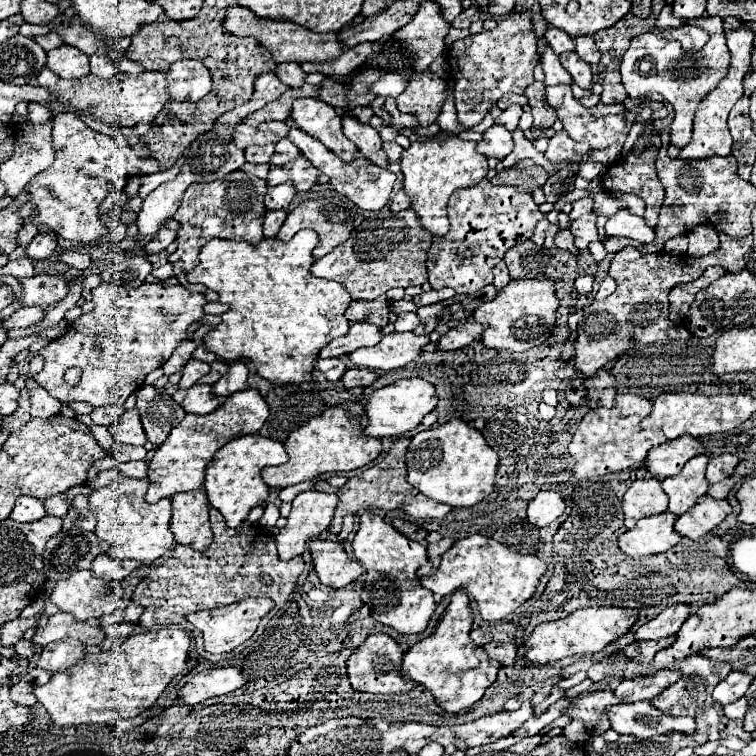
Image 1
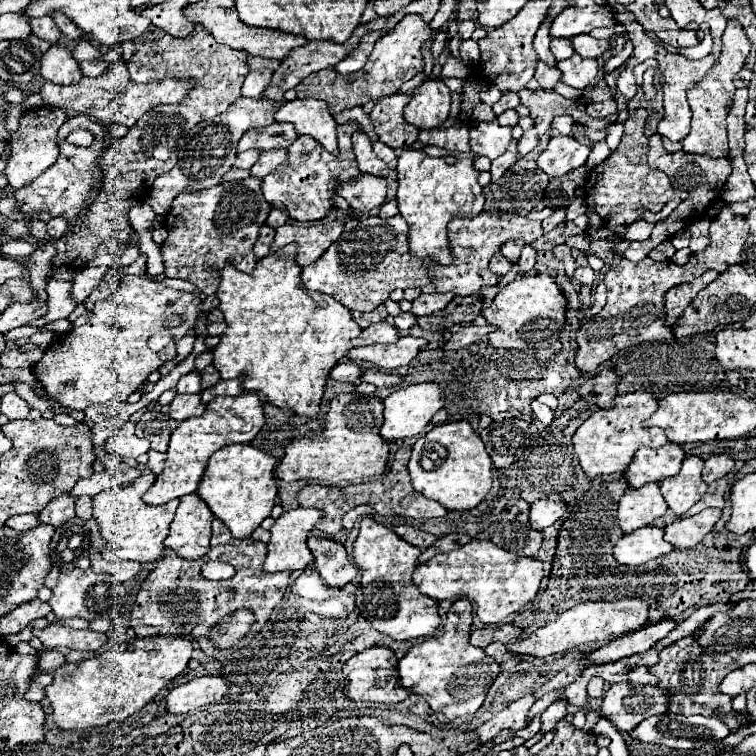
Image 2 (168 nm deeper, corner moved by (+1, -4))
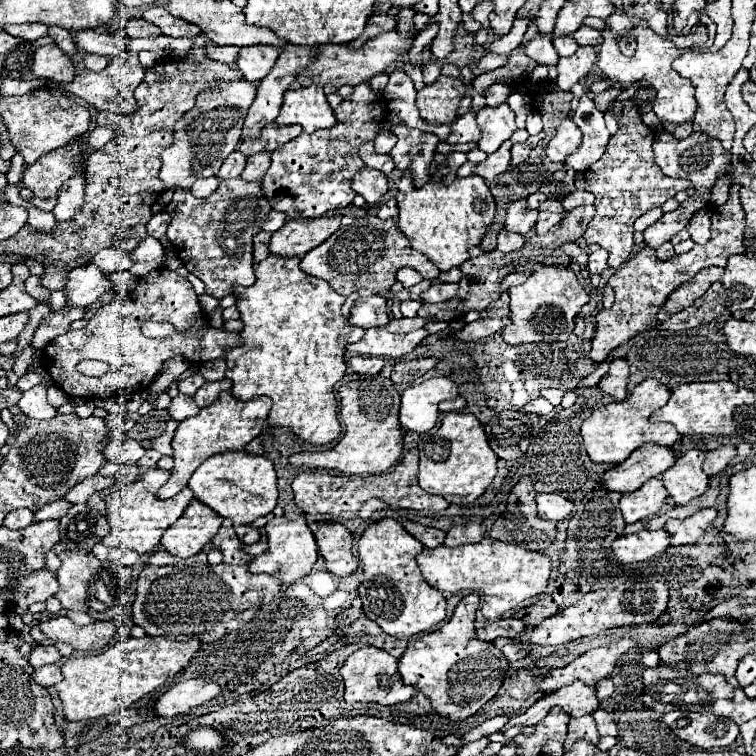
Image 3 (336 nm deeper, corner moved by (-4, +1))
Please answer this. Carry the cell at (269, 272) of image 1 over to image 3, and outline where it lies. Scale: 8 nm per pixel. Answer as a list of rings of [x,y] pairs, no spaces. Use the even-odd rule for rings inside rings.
[[[269,254],[263,262],[257,264],[257,280],[253,286],[249,288],[241,288],[241,286],[233,286],[233,296],[237,298],[235,306],[239,308],[239,314],[241,314],[241,320],[243,320],[243,330],[239,332],[243,344],[241,346],[235,346],[235,348],[229,348],[225,350],[225,362],[227,362],[227,378],[233,380],[233,396],[239,398],[239,400],[251,400],[255,396],[269,396],[273,400],[273,408],[271,408],[271,424],[273,426],[289,426],[301,440],[309,442],[309,444],[317,444],[317,446],[325,446],[333,440],[339,438],[339,432],[341,432],[341,426],[339,426],[339,420],[337,420],[337,404],[335,404],[335,394],[333,394],[333,386],[335,382],[339,382],[343,376],[345,376],[345,370],[347,370],[347,364],[345,364],[345,348],[347,344],[351,342],[359,342],[365,334],[363,328],[357,328],[353,324],[349,324],[349,320],[343,316],[341,308],[343,308],[343,302],[345,298],[339,296],[325,280],[319,280],[319,278],[313,278],[309,274],[305,274],[301,270],[301,260],[299,258],[289,258],[289,256],[275,256],[275,254]]]

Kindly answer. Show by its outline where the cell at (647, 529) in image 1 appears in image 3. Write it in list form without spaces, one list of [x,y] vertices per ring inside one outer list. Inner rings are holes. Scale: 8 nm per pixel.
[[[641,530],[637,534],[625,534],[613,540],[611,544],[615,558],[621,564],[643,562],[669,548],[669,534],[661,530]]]

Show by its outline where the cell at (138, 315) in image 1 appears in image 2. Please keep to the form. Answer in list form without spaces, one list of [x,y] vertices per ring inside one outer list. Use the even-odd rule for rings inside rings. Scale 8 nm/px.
[[[128,275],[122,279],[120,291],[110,299],[98,301],[88,323],[74,327],[62,341],[56,339],[32,371],[50,397],[72,409],[86,409],[88,405],[106,403],[110,399],[126,401],[130,393],[138,391],[142,383],[146,383],[152,371],[158,371],[176,355],[174,343],[160,353],[154,353],[148,347],[148,339],[160,331],[164,321],[172,315],[182,317],[174,335],[184,337],[200,315],[200,299],[192,293],[154,283],[152,277]]]

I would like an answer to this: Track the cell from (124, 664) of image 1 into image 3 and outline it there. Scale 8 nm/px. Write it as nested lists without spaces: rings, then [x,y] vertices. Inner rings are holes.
[[[143,636],[143,638],[125,638],[121,642],[117,642],[115,646],[111,646],[107,652],[101,652],[97,656],[77,656],[77,658],[69,658],[63,666],[63,680],[55,686],[61,702],[63,702],[63,714],[69,722],[79,722],[79,720],[89,720],[89,718],[99,718],[99,716],[107,716],[107,714],[115,714],[121,708],[127,708],[131,704],[135,704],[139,698],[143,698],[145,694],[157,690],[159,686],[163,686],[167,682],[167,678],[183,672],[189,664],[189,660],[193,658],[193,654],[199,648],[199,640],[189,640],[189,642],[177,642],[177,640],[169,640],[165,636]]]

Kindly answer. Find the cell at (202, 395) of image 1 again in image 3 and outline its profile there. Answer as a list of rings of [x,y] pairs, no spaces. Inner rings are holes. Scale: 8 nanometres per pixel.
[[[177,394],[177,396],[171,400],[171,404],[169,404],[167,410],[169,410],[169,414],[171,414],[177,422],[181,422],[181,420],[185,420],[185,418],[197,416],[201,408],[195,404],[195,400],[193,400],[191,396]]]

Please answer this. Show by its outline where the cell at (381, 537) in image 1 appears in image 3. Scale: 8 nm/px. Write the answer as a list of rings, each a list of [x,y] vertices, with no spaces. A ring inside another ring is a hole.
[[[393,518],[371,522],[359,538],[357,554],[363,562],[365,576],[359,586],[363,612],[389,636],[409,638],[419,632],[431,632],[445,620],[447,602],[441,592],[431,588],[421,576],[421,570],[415,562],[419,552],[423,552],[423,544]]]

